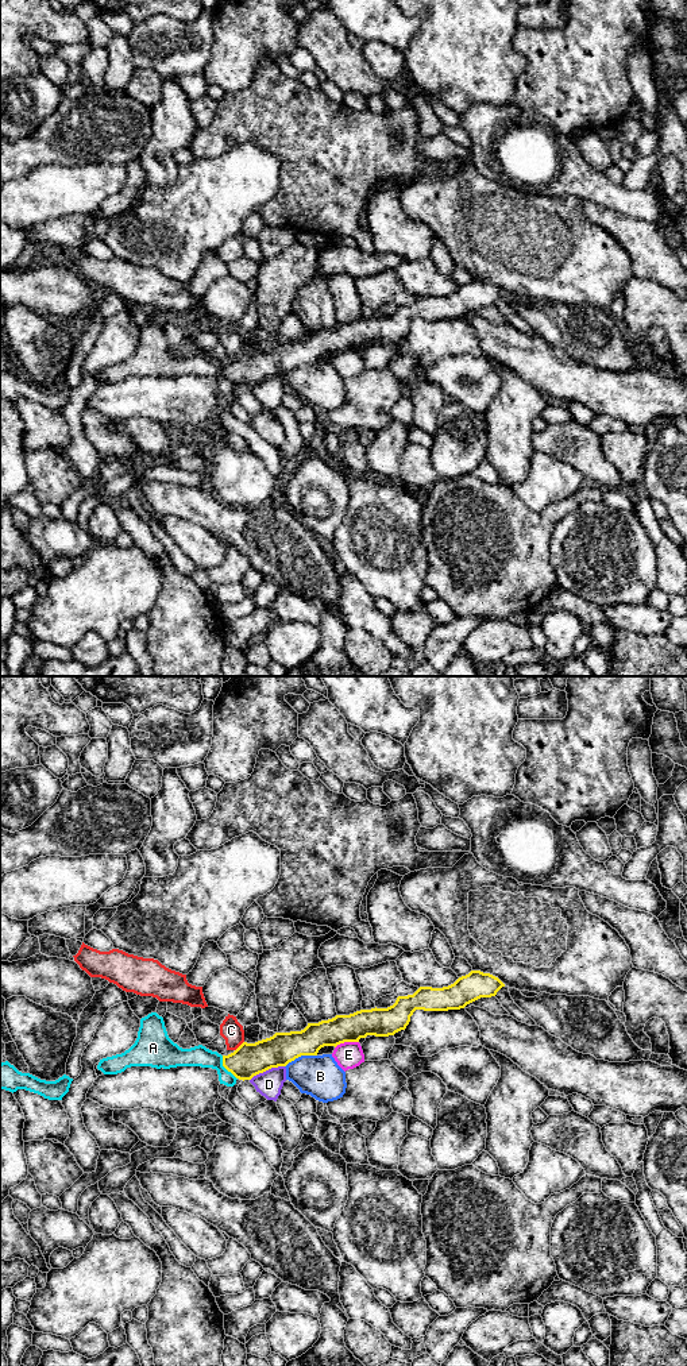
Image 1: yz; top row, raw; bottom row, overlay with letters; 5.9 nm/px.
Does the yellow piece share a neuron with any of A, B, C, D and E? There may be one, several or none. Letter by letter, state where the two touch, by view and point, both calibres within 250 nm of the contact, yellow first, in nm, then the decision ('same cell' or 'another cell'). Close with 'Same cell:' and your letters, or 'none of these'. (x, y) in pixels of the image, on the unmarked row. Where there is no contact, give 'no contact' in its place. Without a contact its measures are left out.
A: meets yellow in yz at (226, 377); 200 nm thick on the yellow side, 130 nm on the other; another cell
B: meets yellow in yz at (300, 365); 190 nm thick on the yellow side, 260 nm on the other; another cell
C: meets yellow in yz at (239, 355); 200 nm thick on the yellow side, 140 nm on the other; another cell
D: meets yellow in yz at (266, 378); 200 nm thick on the yellow side, 160 nm on the other; another cell
E: meets yellow in yz at (346, 350); 180 nm thick on the yellow side, 160 nm on the other; another cell
Same cell: none of these

